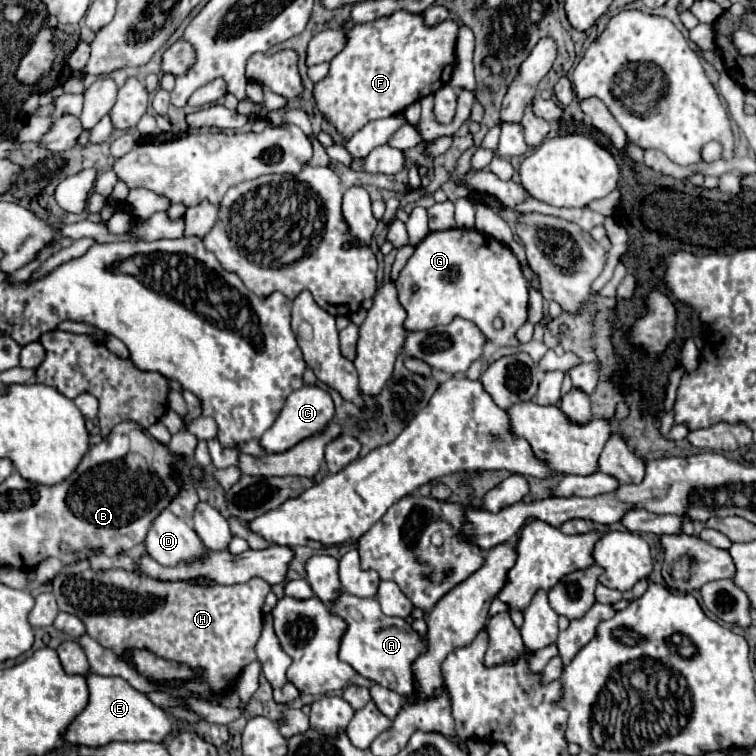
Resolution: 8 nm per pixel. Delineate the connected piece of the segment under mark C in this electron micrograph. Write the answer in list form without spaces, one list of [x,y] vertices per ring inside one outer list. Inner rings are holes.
[[[304,386],[304,388],[300,388],[300,390],[296,390],[296,392],[292,392],[288,396],[288,402],[284,404],[280,416],[268,428],[268,432],[264,432],[260,444],[262,444],[262,448],[266,452],[286,452],[292,446],[296,446],[298,442],[324,432],[324,428],[330,424],[332,418],[334,418],[334,402],[332,402],[332,396],[324,388]]]

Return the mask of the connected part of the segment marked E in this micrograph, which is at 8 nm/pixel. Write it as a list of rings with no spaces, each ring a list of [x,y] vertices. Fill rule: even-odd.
[[[88,674],[88,688],[90,688],[90,702],[88,706],[76,716],[76,720],[68,726],[64,734],[66,742],[82,744],[82,746],[104,746],[114,740],[122,742],[164,742],[172,732],[172,722],[168,714],[154,706],[146,694],[132,688],[124,678],[118,676],[96,676]]]

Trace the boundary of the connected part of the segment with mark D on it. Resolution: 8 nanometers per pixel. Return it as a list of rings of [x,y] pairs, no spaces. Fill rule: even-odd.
[[[168,508],[152,522],[144,546],[146,552],[164,566],[176,566],[180,560],[192,560],[206,552],[194,528]]]

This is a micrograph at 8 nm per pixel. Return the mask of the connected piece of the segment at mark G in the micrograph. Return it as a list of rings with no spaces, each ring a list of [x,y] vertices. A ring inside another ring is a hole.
[[[454,228],[444,232],[430,232],[416,246],[414,254],[396,280],[400,304],[408,314],[404,328],[410,332],[430,330],[460,316],[474,322],[480,332],[484,332],[488,342],[496,346],[518,346],[520,342],[516,338],[516,332],[528,320],[530,282],[522,274],[520,262],[510,252],[510,248],[500,246],[500,250],[494,250],[494,246],[498,246],[494,242],[494,238],[478,230]],[[412,286],[418,286],[418,290],[412,290]],[[496,316],[504,320],[502,330],[496,330],[492,326],[492,320]]]

